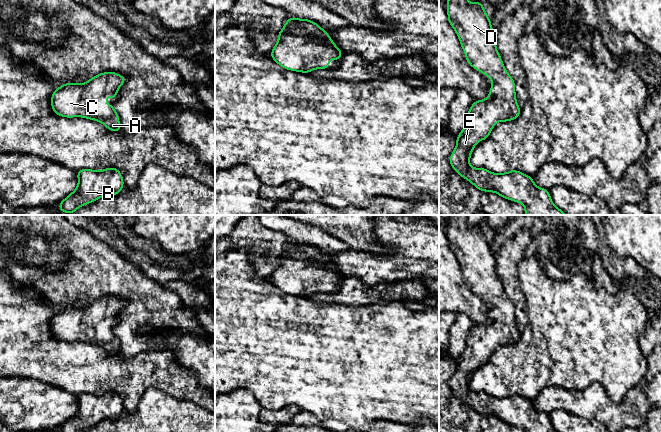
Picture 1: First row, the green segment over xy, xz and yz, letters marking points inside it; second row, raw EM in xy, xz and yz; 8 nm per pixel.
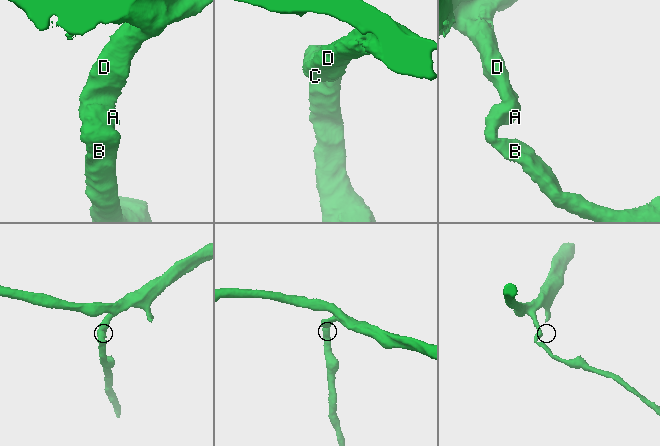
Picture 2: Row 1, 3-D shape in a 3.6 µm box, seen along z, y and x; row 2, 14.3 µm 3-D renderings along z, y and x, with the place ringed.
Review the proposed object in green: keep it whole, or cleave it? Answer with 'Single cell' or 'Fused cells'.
Single cell

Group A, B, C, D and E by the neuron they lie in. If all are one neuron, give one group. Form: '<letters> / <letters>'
A B C D E

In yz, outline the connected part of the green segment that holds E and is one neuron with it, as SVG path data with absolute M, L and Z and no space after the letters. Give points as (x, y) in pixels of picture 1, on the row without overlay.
M450 215L446 227L448 246L460 264L467 286L477 295L485 298L488 302L492 302L489 320L485 324L475 324L468 334L466 348L456 361L456 372L449 381L452 392L478 414L495 416L508 424L521 426L524 432L558 432L553 428L549 414L537 411L529 399L517 394L497 398L485 392L470 390L470 380L478 365L486 364L498 345L507 346L517 343L521 333L516 325L515 306L506 295L501 280L496 273L495 255L491 251L490 242L487 240L481 225L470 228L467 215Z

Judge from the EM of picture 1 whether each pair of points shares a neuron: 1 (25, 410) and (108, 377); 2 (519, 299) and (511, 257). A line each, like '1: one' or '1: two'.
1: two
2: one

